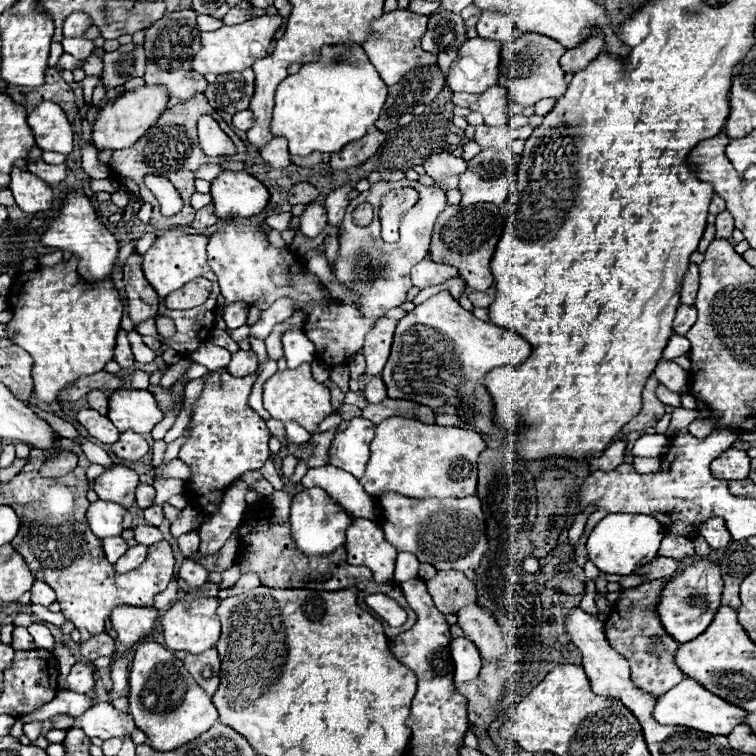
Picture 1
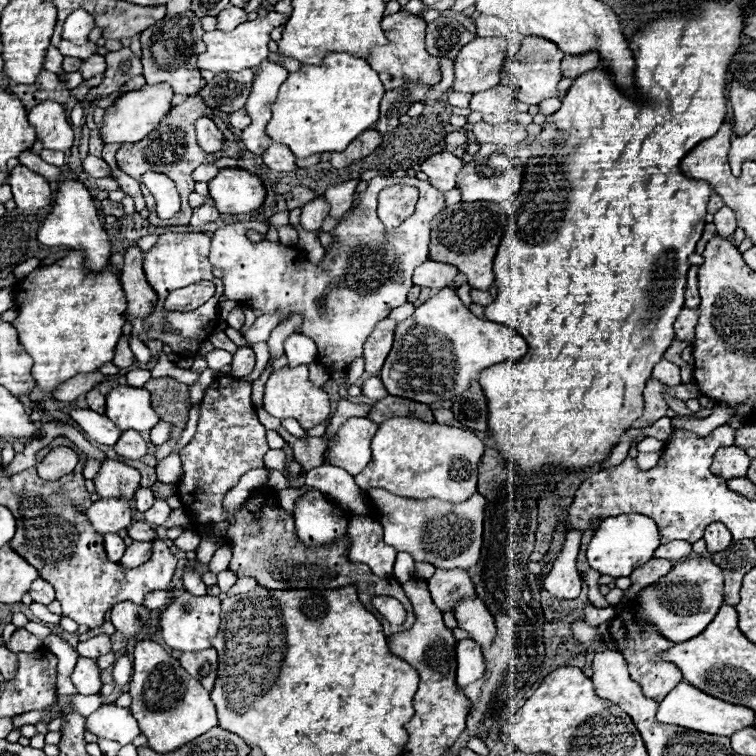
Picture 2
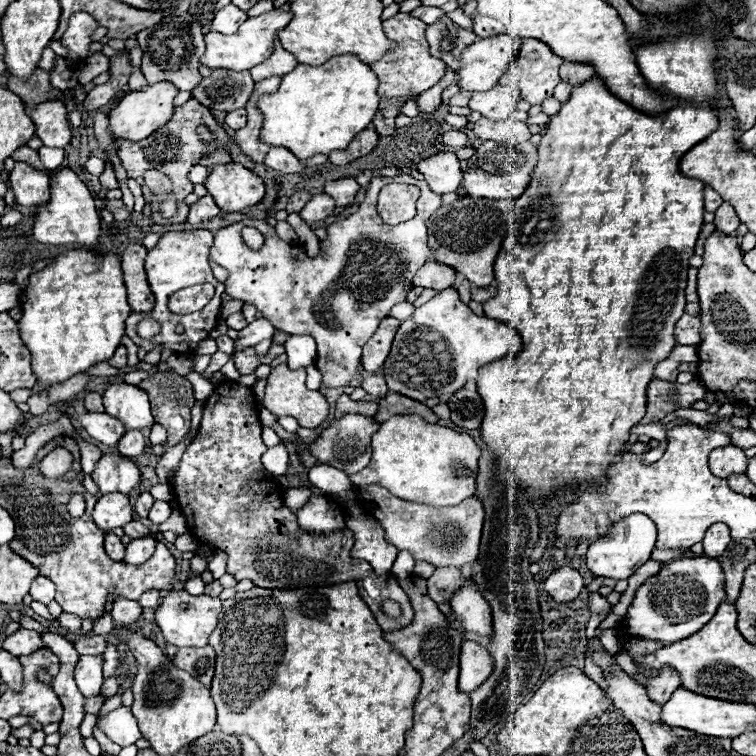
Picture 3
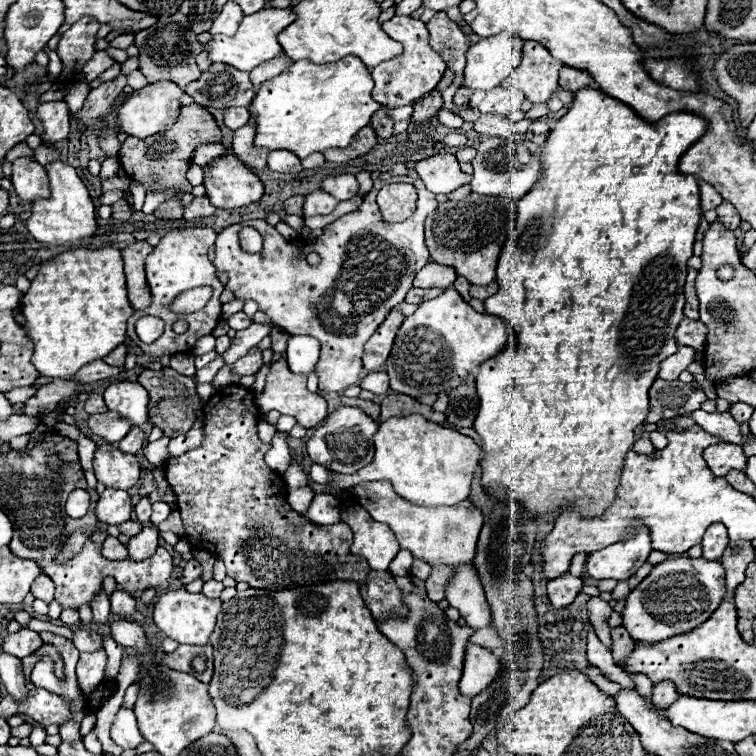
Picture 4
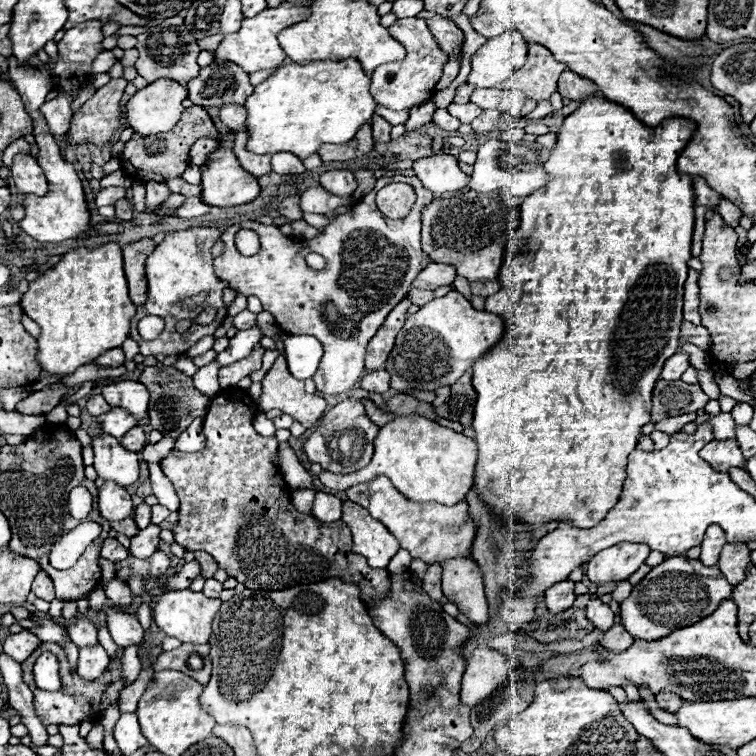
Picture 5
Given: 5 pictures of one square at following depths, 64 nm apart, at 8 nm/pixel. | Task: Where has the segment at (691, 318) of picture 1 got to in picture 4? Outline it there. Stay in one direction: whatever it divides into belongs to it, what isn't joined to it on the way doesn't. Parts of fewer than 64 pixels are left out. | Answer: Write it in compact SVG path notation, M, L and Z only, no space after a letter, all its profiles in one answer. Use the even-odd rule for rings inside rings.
M684 318L676 330L676 340L680 346L692 346L692 348L706 348L706 328L700 322Z

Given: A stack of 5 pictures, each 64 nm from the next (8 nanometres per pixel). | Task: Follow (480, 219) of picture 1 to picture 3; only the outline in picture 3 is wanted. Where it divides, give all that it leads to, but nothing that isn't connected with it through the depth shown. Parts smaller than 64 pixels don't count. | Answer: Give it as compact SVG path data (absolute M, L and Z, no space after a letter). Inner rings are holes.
M460 198L454 204L440 206L426 222L428 248L436 262L454 268L464 274L474 286L486 288L494 280L494 260L508 238L508 206L506 200L488 198ZM456 244L456 246L454 246Z

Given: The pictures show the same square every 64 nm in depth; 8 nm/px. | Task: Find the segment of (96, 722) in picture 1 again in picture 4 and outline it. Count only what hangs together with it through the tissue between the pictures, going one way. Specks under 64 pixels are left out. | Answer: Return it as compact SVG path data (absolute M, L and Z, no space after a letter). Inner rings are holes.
M120 708L120 712L116 714L110 736L124 750L132 750L132 748L136 748L138 744L144 742L144 736L140 736L138 726L136 726L136 716L128 708Z

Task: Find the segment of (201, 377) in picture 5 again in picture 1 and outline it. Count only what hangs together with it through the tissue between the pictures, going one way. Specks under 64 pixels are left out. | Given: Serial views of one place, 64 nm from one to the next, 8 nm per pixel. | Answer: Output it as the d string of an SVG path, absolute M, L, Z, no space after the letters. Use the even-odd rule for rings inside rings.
M202 344L194 354L192 360L204 364L208 370L218 370L218 368L226 368L230 362L230 352L224 348L216 348L214 344Z

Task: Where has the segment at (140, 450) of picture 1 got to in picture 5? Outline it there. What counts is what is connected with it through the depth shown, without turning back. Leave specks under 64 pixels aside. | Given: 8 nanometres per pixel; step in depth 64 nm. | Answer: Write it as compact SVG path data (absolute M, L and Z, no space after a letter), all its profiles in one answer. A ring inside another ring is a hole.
M140 426L128 430L128 434L124 434L124 438L120 438L120 444L126 448L126 450L132 450L132 452L140 452L144 446L146 446L146 434L142 432Z

